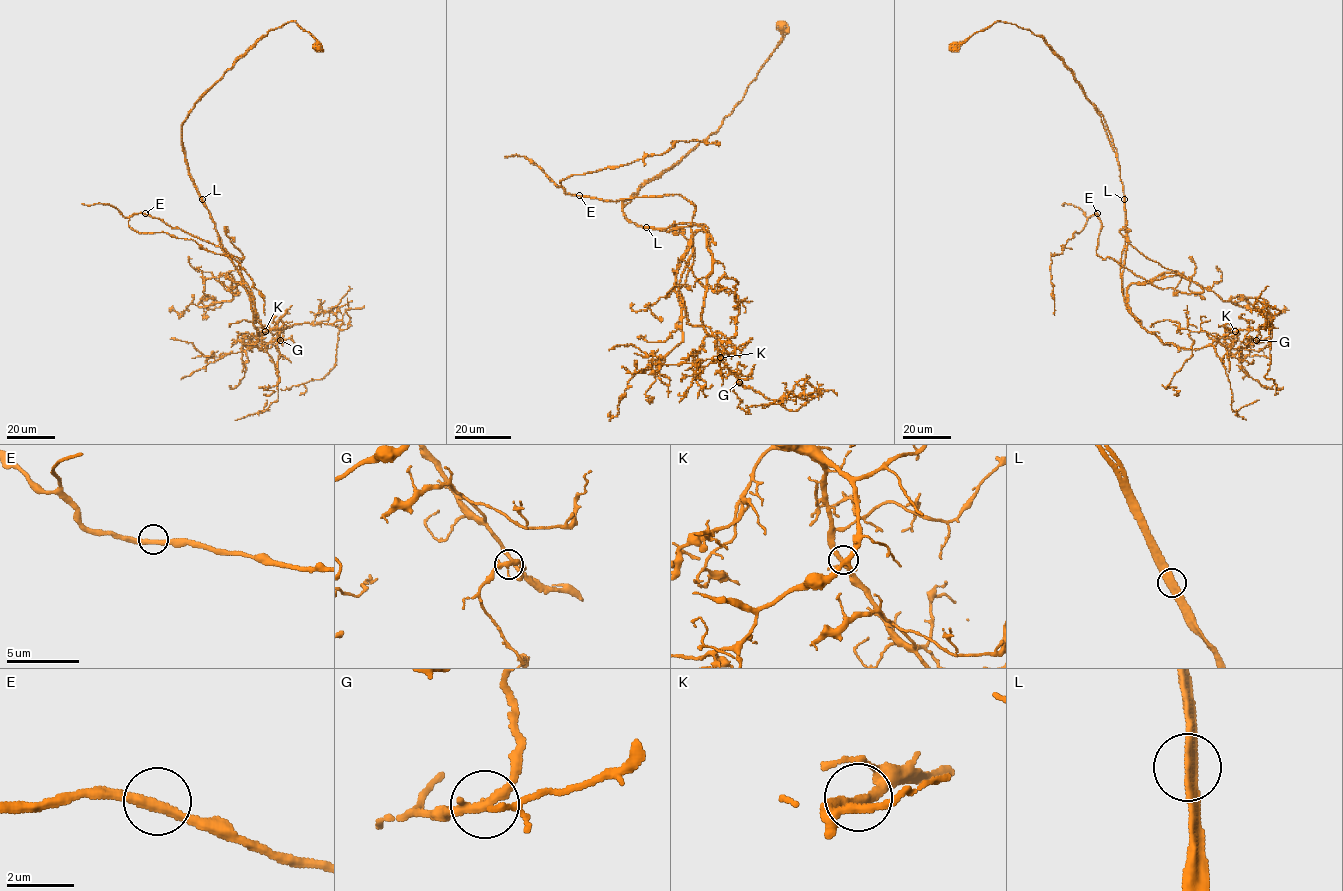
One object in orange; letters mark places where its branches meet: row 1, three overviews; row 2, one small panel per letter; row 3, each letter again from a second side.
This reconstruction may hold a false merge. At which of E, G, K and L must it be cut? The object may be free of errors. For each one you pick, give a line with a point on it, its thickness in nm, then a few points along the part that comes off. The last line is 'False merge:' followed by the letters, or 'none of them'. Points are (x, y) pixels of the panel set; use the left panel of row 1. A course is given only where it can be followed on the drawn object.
L: place (202, 199); calibre 320 nm; course (201, 199), (253, 300), (228, 273), (229, 290), (243, 258), (143, 213), (129, 226), (232, 256), (265, 314)
False merge: L

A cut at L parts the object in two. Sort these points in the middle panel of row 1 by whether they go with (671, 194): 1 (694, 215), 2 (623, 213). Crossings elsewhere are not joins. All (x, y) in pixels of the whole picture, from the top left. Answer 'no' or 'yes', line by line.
1: yes
2: no

